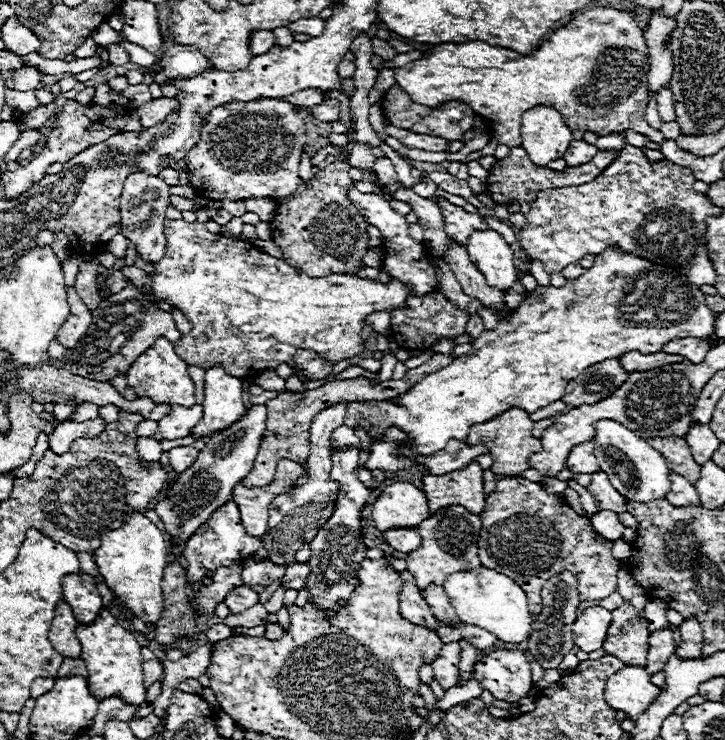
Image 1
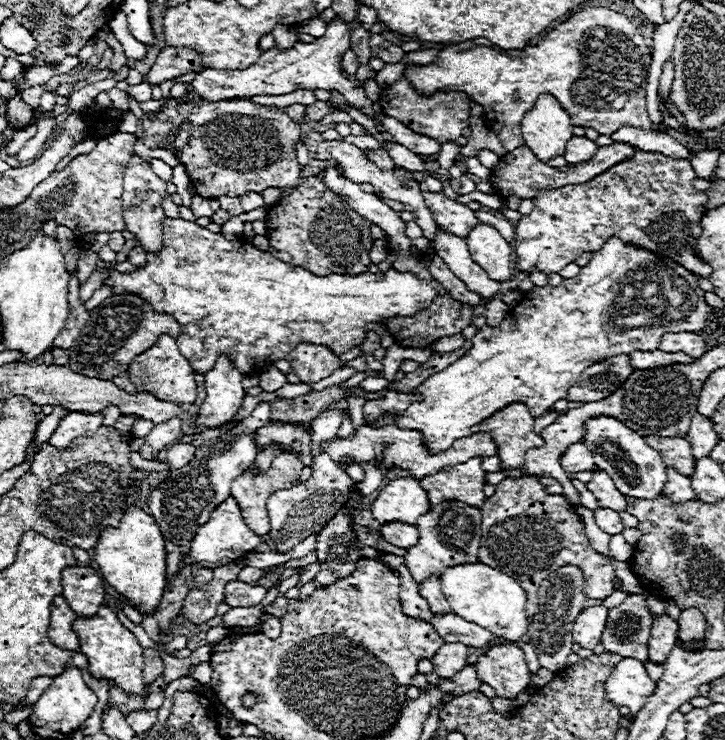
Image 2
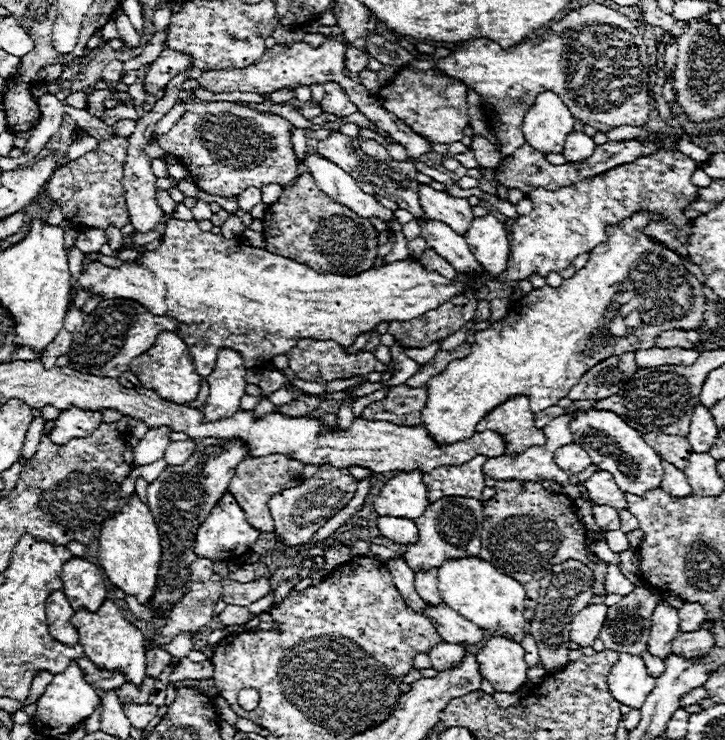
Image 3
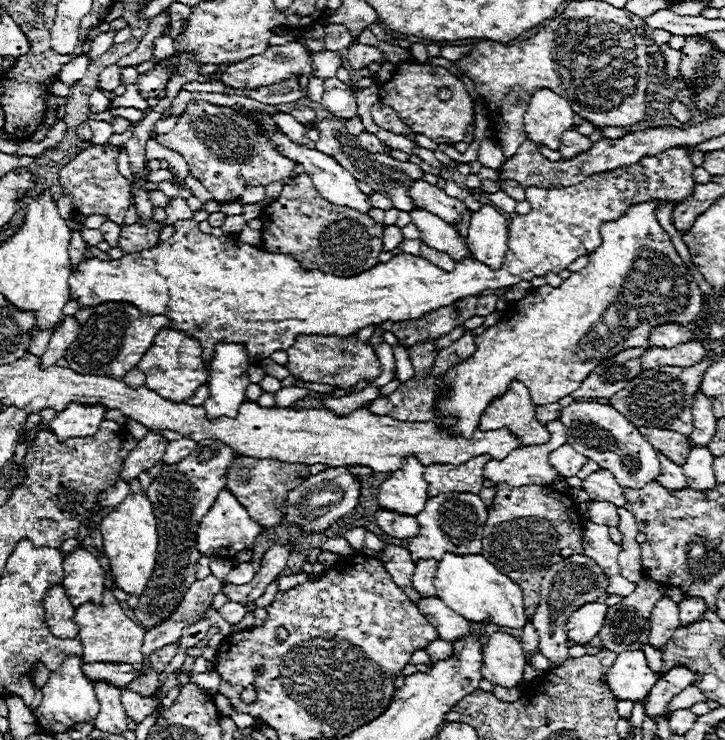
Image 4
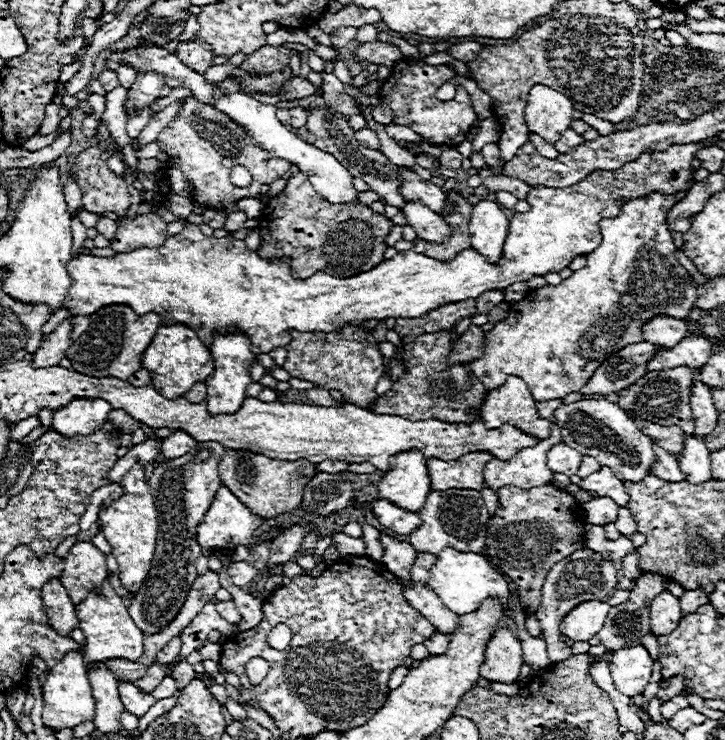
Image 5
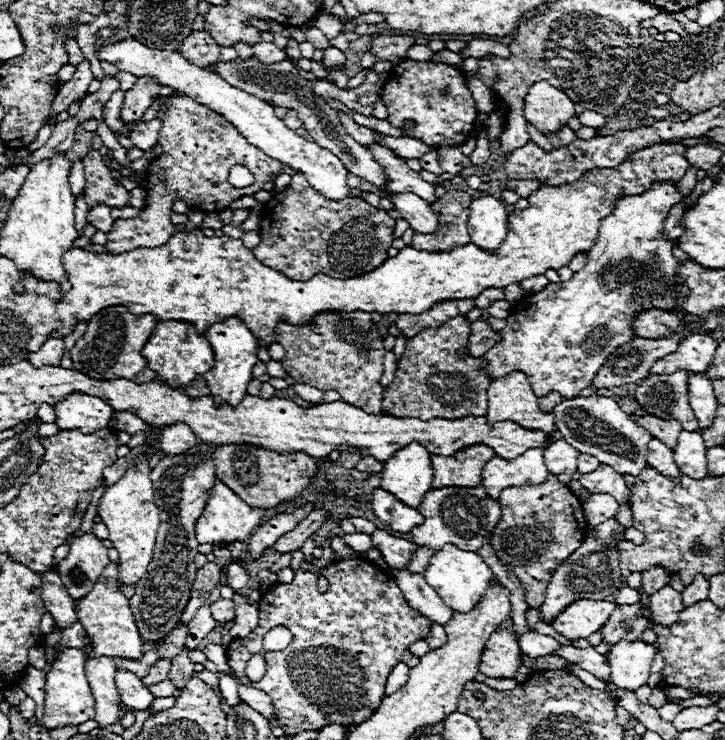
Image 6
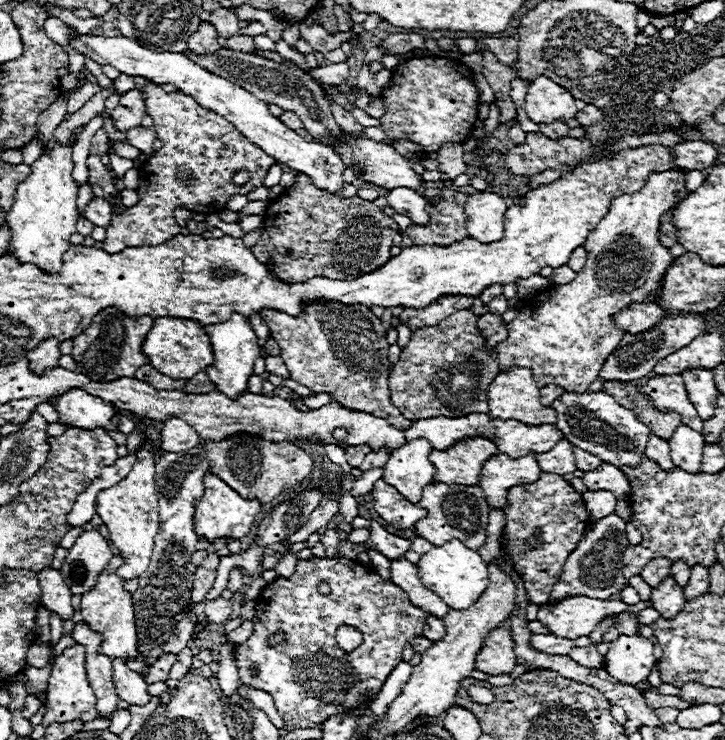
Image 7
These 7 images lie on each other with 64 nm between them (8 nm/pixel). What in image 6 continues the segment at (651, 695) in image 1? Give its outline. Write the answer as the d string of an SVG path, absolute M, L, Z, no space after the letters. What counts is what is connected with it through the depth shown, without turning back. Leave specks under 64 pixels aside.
M642 640L610 646L610 652L606 654L610 664L610 678L620 690L636 692L648 682L654 654L656 648Z

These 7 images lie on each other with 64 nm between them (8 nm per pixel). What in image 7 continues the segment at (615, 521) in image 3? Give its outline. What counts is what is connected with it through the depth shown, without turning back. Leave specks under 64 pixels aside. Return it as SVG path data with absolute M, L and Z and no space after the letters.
M586 492L584 494L584 504L586 504L586 510L590 514L590 520L592 522L598 522L602 520L604 516L612 514L616 510L616 498L612 492Z

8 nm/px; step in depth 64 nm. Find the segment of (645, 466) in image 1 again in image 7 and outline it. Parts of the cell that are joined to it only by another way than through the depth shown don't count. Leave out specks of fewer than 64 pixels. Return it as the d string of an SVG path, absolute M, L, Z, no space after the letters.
M584 392L584 394L562 394L552 408L558 412L556 428L562 430L564 438L582 448L584 452L590 452L598 456L602 462L614 464L616 468L638 468L638 464L644 458L646 442L650 438L650 428L646 428L642 422L634 418L634 414L620 406L610 394L606 392Z

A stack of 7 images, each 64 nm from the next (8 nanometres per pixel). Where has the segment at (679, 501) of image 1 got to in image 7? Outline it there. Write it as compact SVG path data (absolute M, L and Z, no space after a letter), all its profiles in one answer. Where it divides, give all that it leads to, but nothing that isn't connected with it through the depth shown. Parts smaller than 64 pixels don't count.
M650 434L650 442L646 446L646 458L652 460L652 462L656 462L666 472L670 472L670 470L676 468L674 462L672 462L672 458L670 458L670 446L668 446L668 442L662 440L662 438L658 438L658 436L654 436L654 434Z

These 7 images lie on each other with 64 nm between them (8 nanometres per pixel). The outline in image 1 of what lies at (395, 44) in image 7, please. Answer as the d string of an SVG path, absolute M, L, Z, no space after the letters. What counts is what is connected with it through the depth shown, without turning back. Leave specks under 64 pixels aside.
M346 52L346 56L338 64L338 76L346 80L346 78L352 78L352 72L354 72L354 54Z

